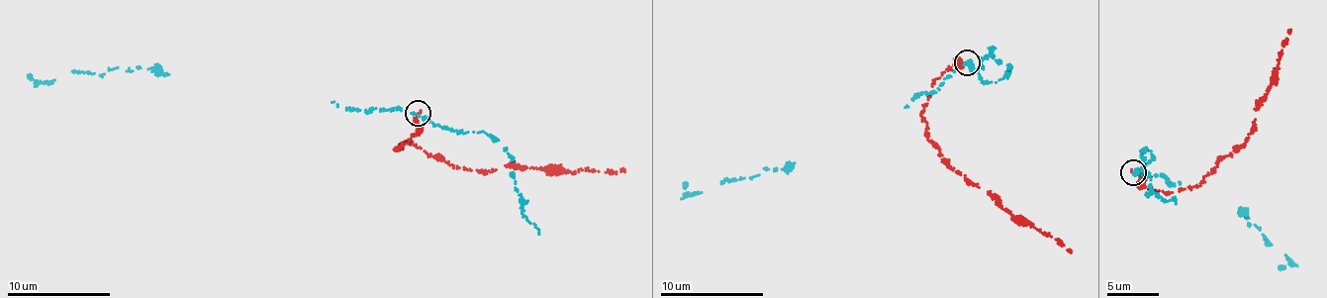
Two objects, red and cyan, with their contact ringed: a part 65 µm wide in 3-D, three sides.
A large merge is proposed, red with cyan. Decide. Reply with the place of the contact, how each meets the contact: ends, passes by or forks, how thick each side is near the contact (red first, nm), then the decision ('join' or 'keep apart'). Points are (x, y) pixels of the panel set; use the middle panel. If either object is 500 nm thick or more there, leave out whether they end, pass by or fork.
at (967, 62); red ends there; cyan ends there; 200 nm thick on the red side, 300 nm on the other; keep apart

